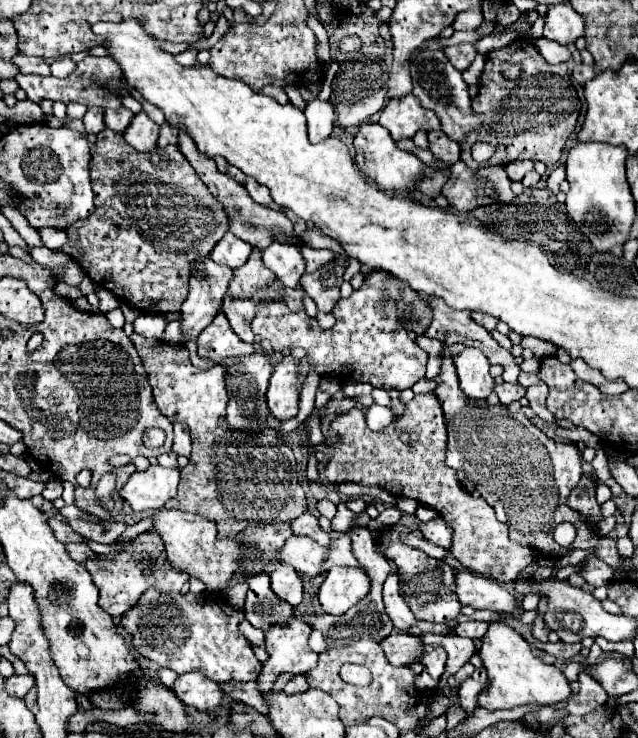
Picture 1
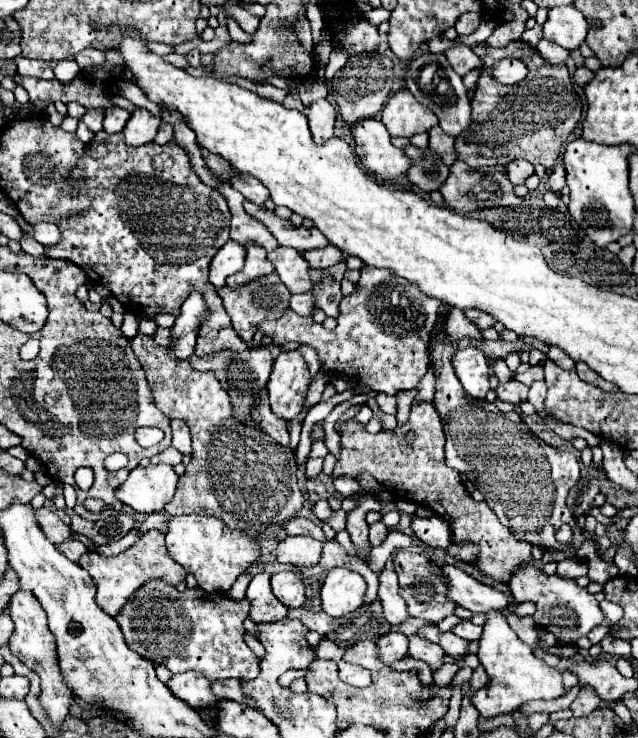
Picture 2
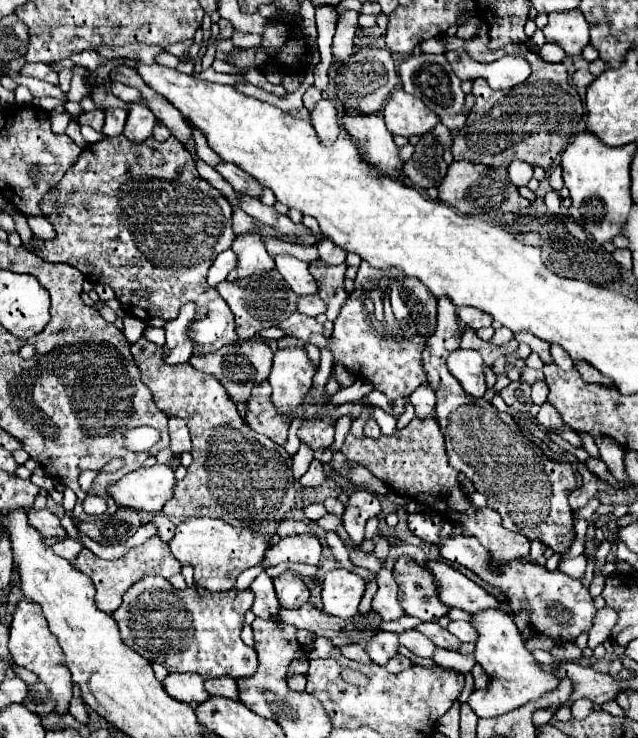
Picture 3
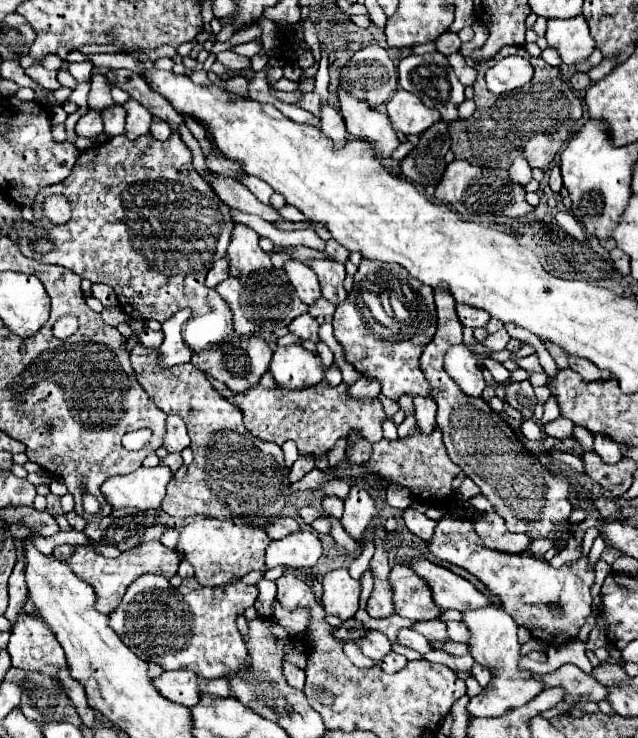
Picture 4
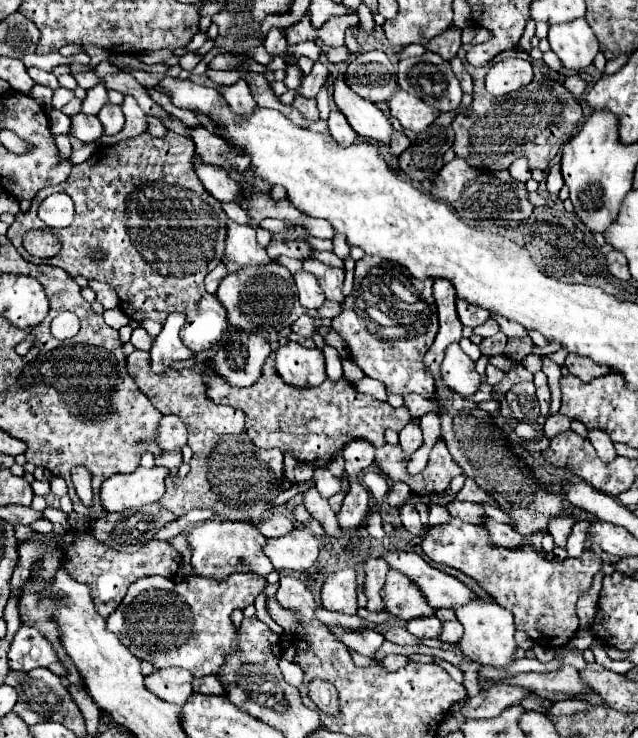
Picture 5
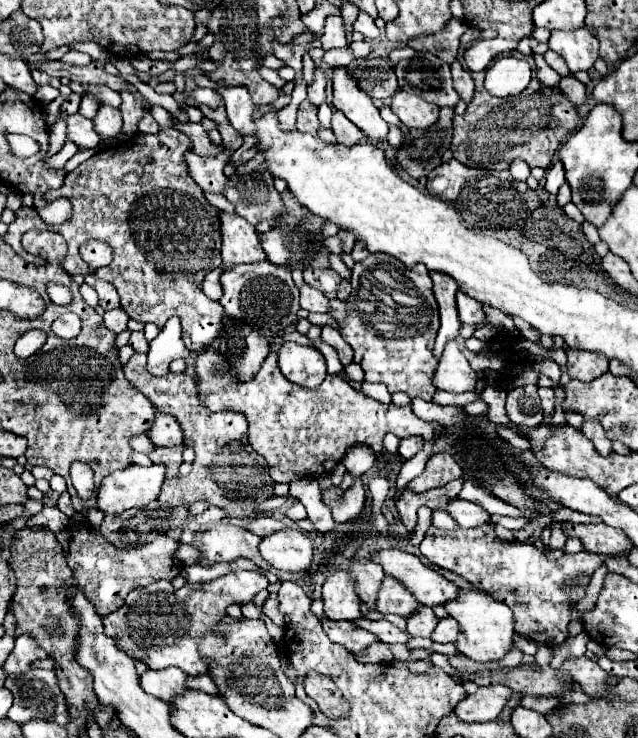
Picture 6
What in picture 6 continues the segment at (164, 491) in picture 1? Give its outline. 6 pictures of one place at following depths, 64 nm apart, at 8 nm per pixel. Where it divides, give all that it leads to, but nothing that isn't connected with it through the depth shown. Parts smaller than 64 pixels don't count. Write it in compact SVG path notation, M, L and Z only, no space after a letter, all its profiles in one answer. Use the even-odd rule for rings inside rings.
M128 466L106 476L98 488L98 510L106 514L120 514L130 508L142 508L158 498L164 482L164 466Z

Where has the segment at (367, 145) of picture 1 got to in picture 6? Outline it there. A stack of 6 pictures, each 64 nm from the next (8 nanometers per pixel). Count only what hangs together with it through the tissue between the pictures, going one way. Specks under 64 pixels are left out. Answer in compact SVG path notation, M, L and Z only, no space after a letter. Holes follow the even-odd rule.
M344 66L334 68L334 108L340 110L350 122L354 122L366 136L374 140L386 140L388 124L380 118L378 108L374 106L372 98L360 92L354 76Z

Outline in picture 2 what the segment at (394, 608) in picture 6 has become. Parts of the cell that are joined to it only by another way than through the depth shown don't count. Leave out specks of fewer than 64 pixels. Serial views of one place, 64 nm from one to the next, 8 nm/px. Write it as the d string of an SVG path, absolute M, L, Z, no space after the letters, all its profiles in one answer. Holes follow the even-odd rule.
M398 550L396 558L394 558L394 570L396 570L398 580L400 580L400 596L404 598L410 616L422 618L422 620L426 620L426 622L430 622L430 624L438 624L438 622L444 620L446 616L454 614L456 604L452 604L452 602L446 598L444 574L442 574L440 566L436 566L434 562L430 562L428 556Z

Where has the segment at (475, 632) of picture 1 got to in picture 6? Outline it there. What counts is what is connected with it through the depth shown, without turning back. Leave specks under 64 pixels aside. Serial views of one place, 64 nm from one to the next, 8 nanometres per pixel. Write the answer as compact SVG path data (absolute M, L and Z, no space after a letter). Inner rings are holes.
M446 616L438 620L438 626L434 628L430 640L432 642L456 642L456 636L458 636L458 624L450 616Z

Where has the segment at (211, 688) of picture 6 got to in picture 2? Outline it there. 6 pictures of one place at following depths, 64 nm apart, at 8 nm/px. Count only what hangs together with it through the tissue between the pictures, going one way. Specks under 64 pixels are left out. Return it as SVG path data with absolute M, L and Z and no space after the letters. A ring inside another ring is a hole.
M218 680L218 682L212 682L212 692L218 700L234 700L234 702L240 702L240 704L248 704L248 706L254 706L254 700L250 700L248 696L242 694L240 690L240 680Z

